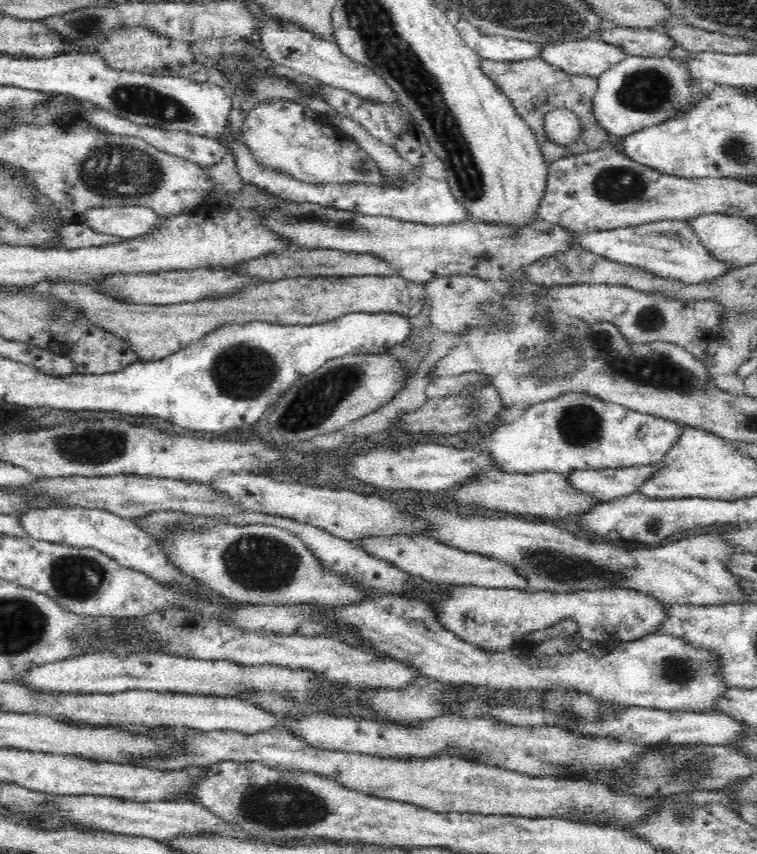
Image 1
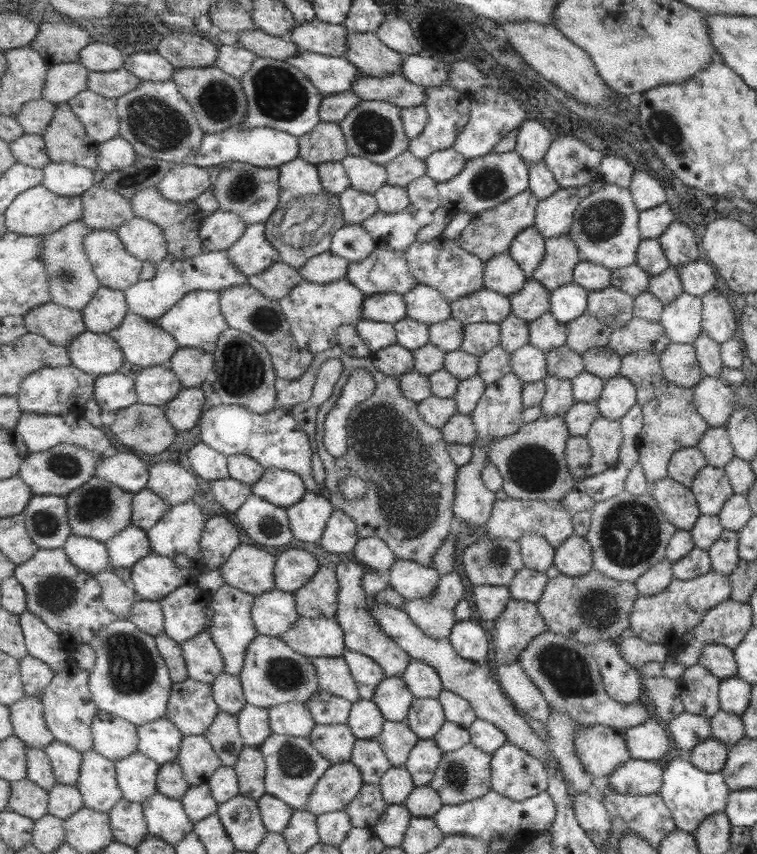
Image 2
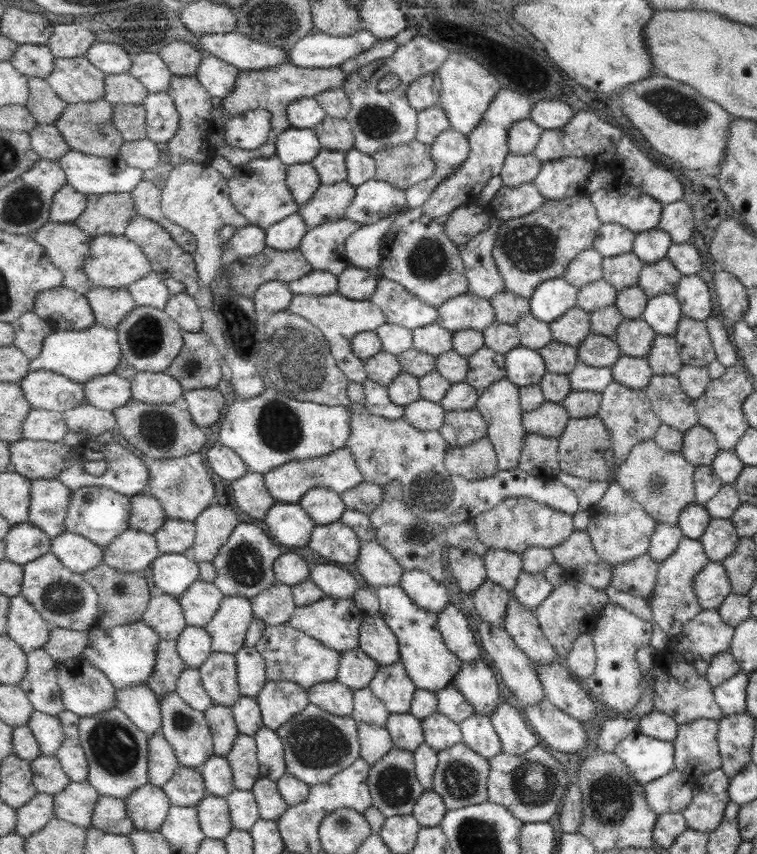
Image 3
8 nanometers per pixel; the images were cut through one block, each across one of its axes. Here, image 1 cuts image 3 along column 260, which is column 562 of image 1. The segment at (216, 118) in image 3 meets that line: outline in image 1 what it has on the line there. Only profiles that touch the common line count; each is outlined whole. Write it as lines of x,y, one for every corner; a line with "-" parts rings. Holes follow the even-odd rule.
539,56
519,61
493,61
481,59
480,70
496,85
496,88
508,98
520,119
534,132
540,145
542,154
549,164
559,158
582,154
607,147
608,133
594,119
592,115
593,96
599,82
597,77
588,75
568,74
547,62
-
559,109
568,109
576,114
584,125
582,136
572,142
570,146
556,146
545,133
545,117

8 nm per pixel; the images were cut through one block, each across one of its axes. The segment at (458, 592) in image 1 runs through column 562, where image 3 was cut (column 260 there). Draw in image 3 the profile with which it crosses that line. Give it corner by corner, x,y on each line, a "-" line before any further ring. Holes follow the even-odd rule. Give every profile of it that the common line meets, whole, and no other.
278,582
250,601
256,618
266,622
268,626
288,624
298,607
292,586

